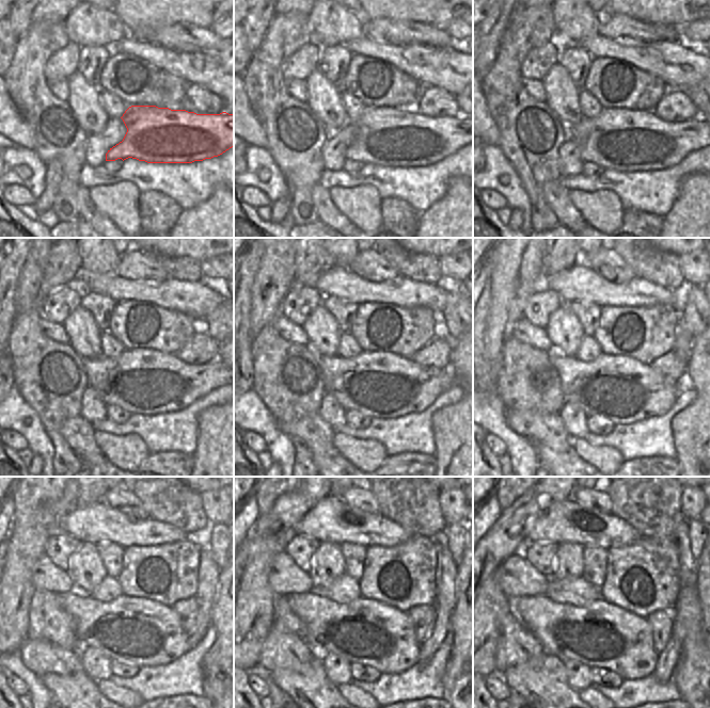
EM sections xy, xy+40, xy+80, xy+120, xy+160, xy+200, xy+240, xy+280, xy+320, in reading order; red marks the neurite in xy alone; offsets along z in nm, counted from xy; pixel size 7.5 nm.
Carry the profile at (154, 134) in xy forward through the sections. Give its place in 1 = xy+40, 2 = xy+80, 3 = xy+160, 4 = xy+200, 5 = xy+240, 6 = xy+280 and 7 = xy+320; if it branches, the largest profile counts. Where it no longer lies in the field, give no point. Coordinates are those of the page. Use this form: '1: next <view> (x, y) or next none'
1: next xy+40 (392, 137)
2: next xy+80 (618, 139)
3: next xy+160 (380, 385)
4: next xy+200 (620, 389)
5: next xy+240 (139, 631)
6: next xy+280 (365, 631)
7: next xy+320 (602, 634)

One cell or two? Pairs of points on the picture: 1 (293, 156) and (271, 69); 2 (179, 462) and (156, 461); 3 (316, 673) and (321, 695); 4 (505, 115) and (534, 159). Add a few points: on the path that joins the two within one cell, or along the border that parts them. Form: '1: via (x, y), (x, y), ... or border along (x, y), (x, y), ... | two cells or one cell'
1: via (277, 134), (272, 91) | one cell
2: via (174, 462), (161, 462) | one cell
3: via (316, 678), (316, 690) | one cell
4: via (517, 127), (519, 147), (523, 151) | one cell

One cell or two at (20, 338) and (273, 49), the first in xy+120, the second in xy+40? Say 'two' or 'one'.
one

